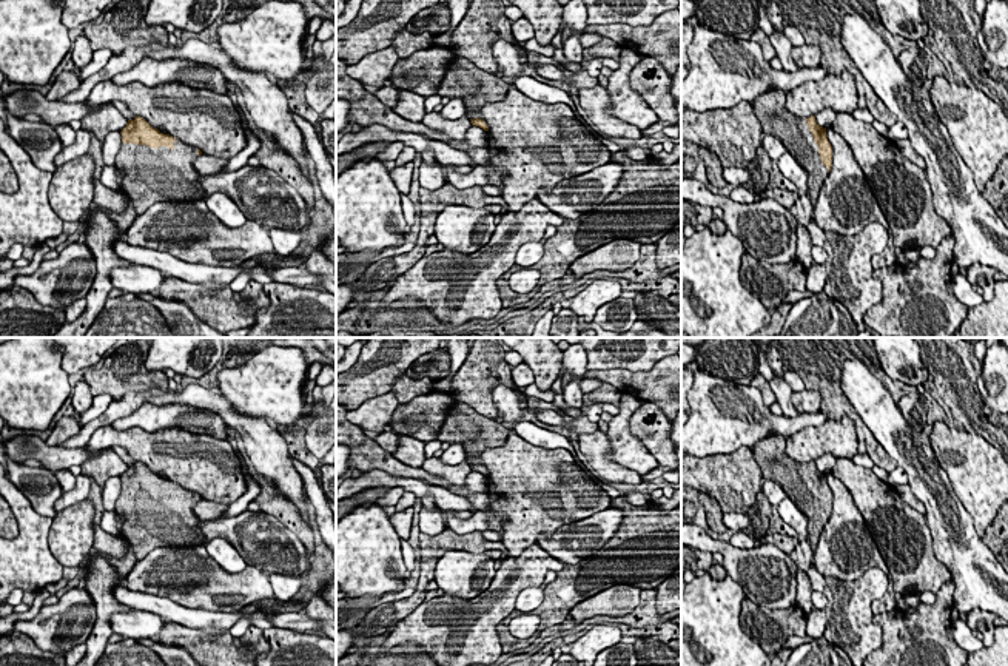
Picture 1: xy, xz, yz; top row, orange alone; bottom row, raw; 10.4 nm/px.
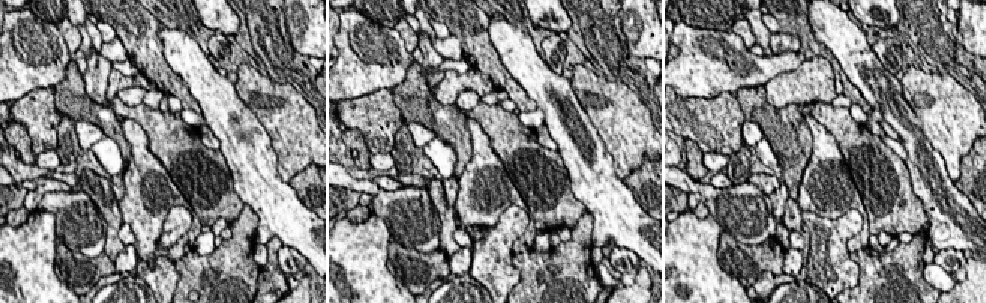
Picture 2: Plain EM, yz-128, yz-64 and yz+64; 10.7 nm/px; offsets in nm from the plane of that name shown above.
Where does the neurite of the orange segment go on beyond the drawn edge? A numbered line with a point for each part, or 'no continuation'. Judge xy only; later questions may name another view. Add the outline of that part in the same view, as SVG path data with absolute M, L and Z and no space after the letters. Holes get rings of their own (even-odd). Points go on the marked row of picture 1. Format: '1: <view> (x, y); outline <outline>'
1: xy (162, 174); outline M179 139L173 150L122 142L116 166L125 173L122 190L129 194L137 214L157 202L193 205L205 199L197 182L200 174L193 166L196 157L197 148Z

